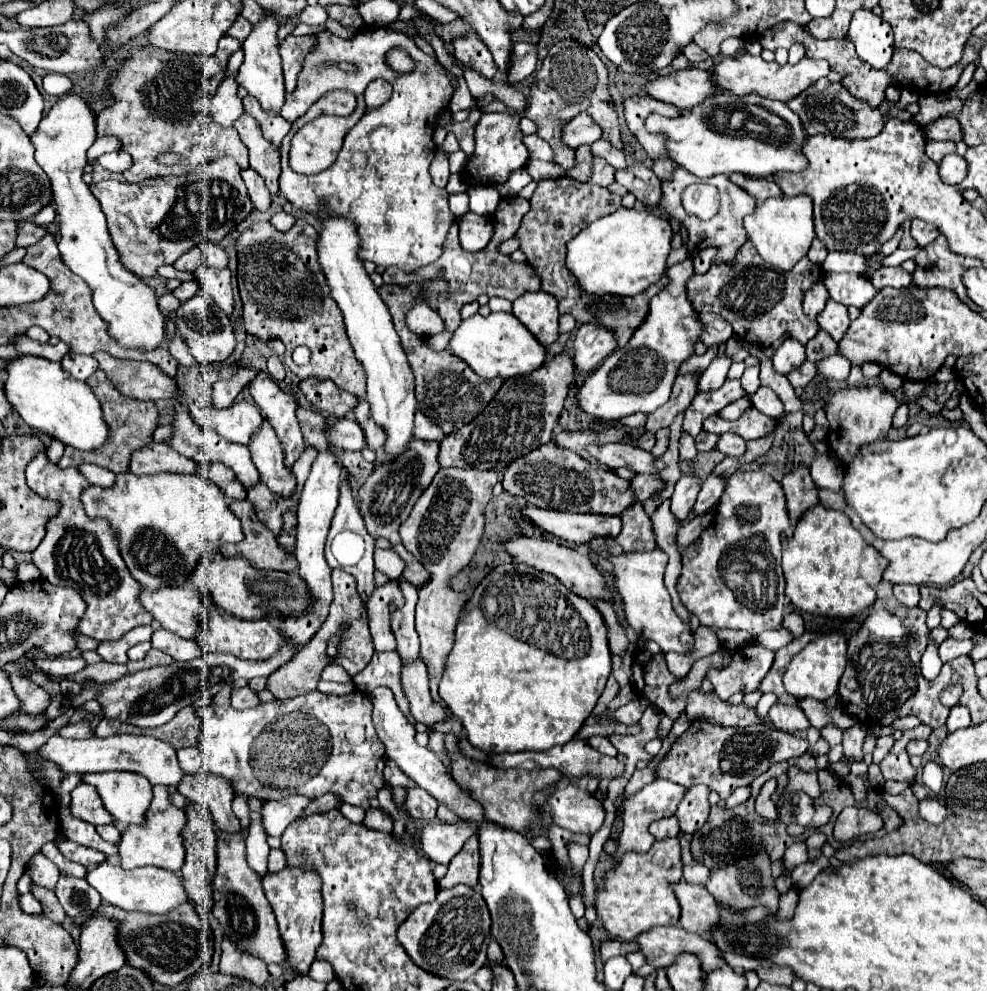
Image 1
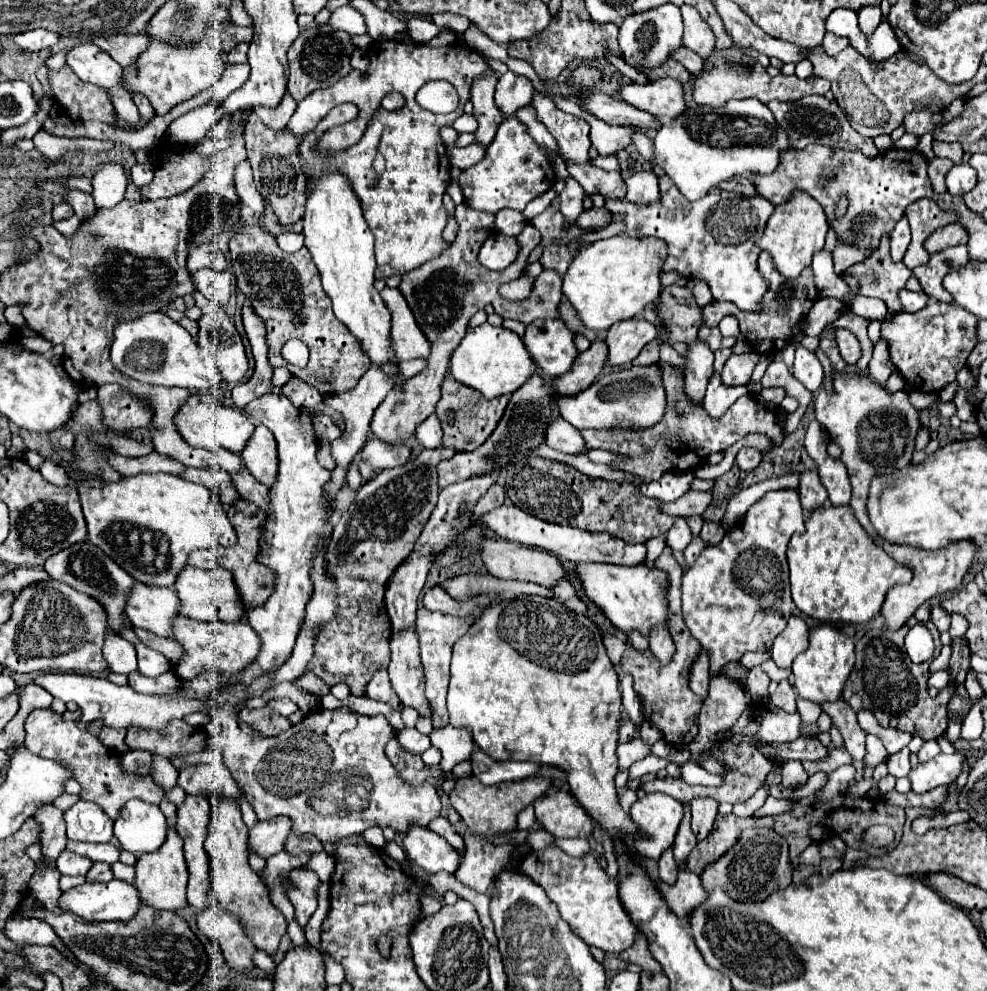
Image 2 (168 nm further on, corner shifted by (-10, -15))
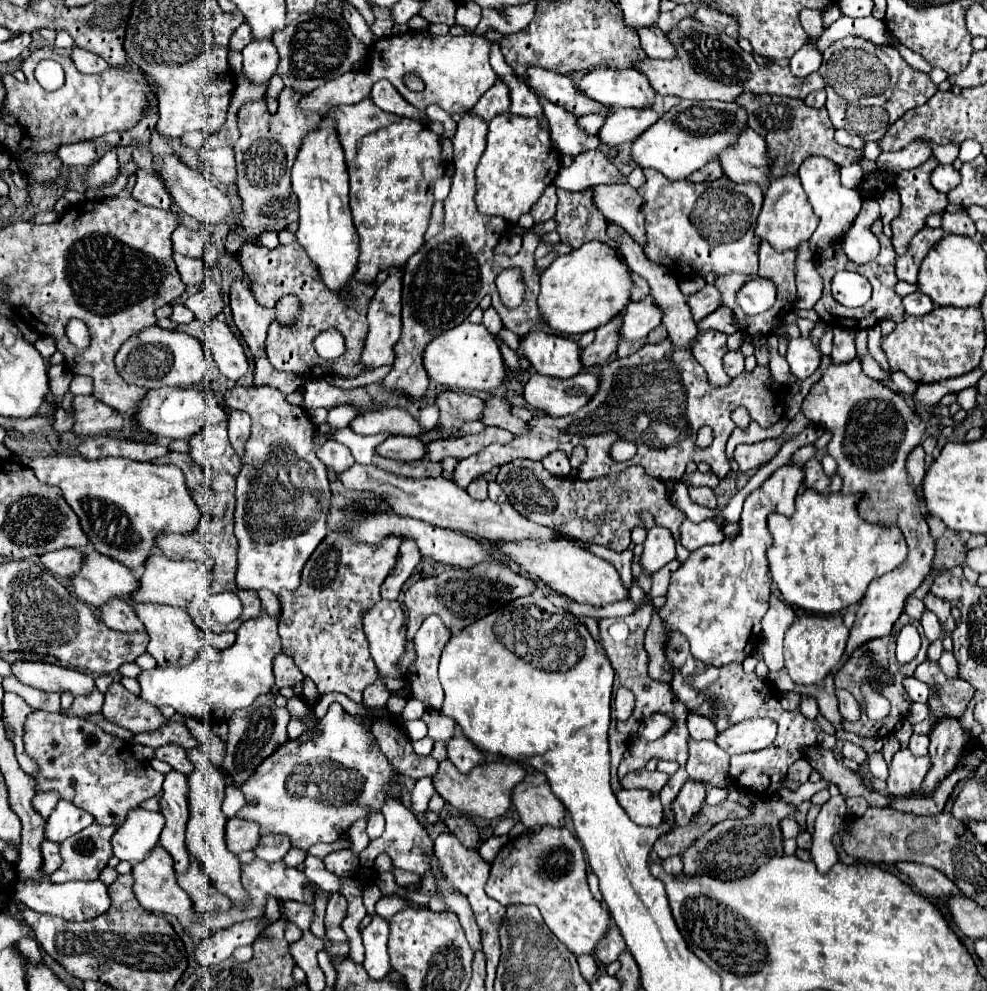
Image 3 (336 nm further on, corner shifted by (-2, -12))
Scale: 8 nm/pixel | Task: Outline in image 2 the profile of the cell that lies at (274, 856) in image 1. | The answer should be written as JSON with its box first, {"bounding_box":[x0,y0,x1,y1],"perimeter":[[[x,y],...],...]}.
{"bounding_box":[288,867,320,927],"perimeter":[[[300,867],[290,871],[290,879],[294,883],[294,889],[288,889],[288,897],[294,905],[294,917],[300,927],[306,927],[308,919],[316,911],[316,887],[320,883],[318,875],[314,871],[308,871],[308,867]]]}

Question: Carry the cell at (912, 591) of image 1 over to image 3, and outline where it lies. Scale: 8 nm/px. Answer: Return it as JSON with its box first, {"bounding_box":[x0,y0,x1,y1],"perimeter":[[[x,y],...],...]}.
{"bounding_box":[904,596,924,620],"perimeter":[[[910,596],[910,598],[906,600],[906,608],[904,608],[904,612],[906,612],[908,616],[912,616],[914,620],[920,620],[920,616],[922,616],[922,612],[924,612],[924,604],[922,604],[922,600],[918,600],[916,596]]]}

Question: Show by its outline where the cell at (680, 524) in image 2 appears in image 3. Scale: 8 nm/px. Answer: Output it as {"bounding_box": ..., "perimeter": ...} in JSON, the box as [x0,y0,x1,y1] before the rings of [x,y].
{"bounding_box":[642,526,676,574],"perimeter":[[[658,526],[650,528],[642,552],[642,566],[648,570],[648,574],[660,570],[674,558],[676,558],[676,548],[672,532],[668,528],[658,528]]]}

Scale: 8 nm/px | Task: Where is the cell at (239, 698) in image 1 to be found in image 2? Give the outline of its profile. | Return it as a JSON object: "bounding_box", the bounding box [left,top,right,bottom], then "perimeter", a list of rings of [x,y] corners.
{"bounding_box":[240,707,292,737],"perimeter":[[[244,707],[240,711],[240,719],[244,723],[248,723],[248,727],[252,727],[256,733],[260,733],[264,737],[276,737],[282,731],[286,731],[288,727],[292,727],[292,723],[286,717],[276,715],[276,711],[272,711],[270,707],[262,707],[262,709]]]}

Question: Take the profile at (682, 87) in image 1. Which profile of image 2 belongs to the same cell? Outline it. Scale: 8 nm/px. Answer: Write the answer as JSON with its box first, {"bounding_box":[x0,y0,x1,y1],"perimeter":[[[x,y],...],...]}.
{"bounding_box":[618,77,684,119],"perimeter":[[[672,77],[648,83],[626,83],[618,87],[618,97],[636,109],[642,109],[660,119],[676,119],[684,109],[682,85]]]}

